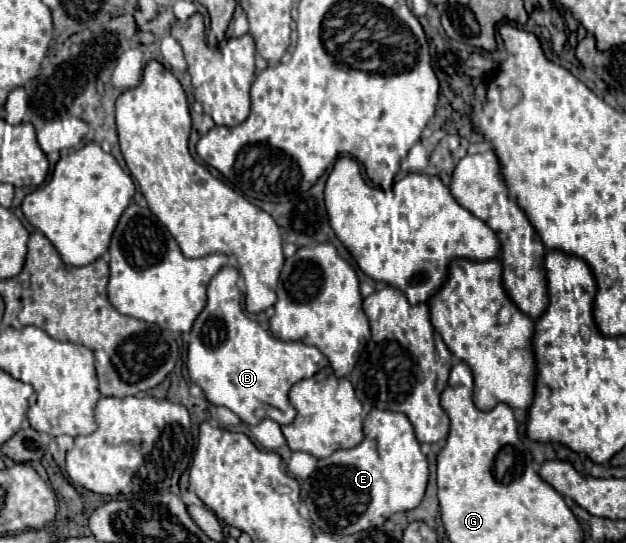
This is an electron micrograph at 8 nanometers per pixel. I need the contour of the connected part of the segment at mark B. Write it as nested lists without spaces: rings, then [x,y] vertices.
[[[221,268],[207,286],[207,306],[193,322],[187,348],[187,370],[205,398],[213,406],[233,410],[245,424],[257,426],[269,417],[277,424],[291,424],[295,408],[287,394],[293,384],[311,378],[329,366],[319,348],[303,342],[283,342],[249,320],[241,307],[241,290],[237,288],[237,268]]]

